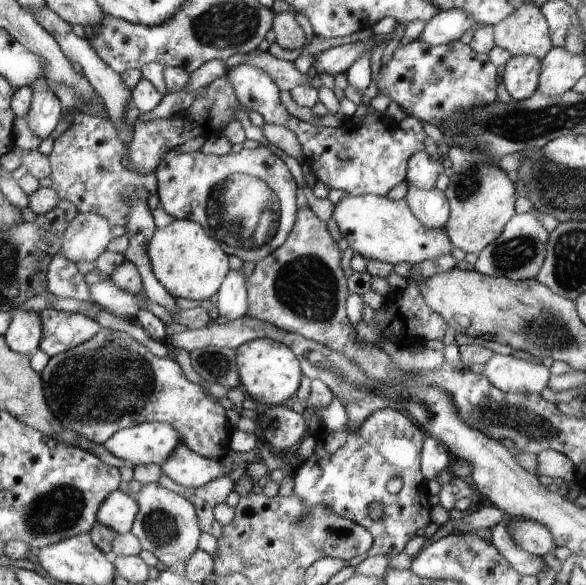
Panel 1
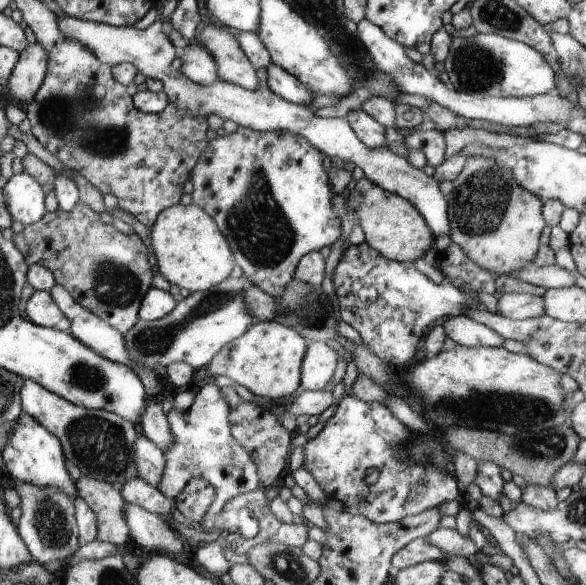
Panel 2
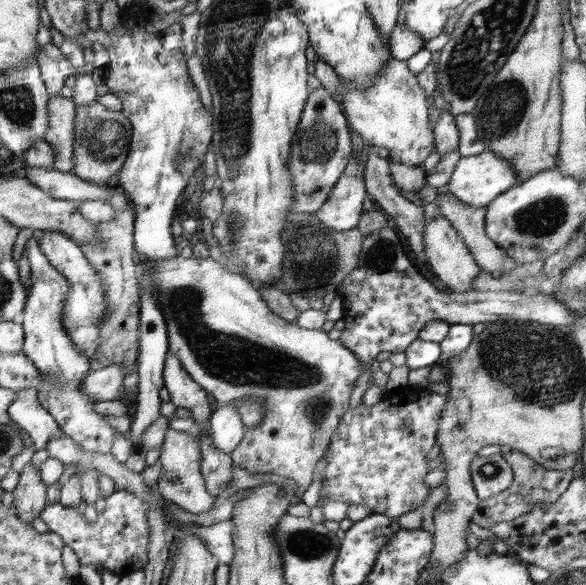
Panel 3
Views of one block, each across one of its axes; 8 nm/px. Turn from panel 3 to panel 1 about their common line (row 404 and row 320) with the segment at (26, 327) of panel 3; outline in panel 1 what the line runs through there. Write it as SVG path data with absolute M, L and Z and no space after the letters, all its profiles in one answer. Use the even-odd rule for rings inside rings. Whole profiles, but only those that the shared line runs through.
M44 309L39 313L44 332L39 348L50 357L79 347L102 330L99 321L84 313L69 313L56 309Z

